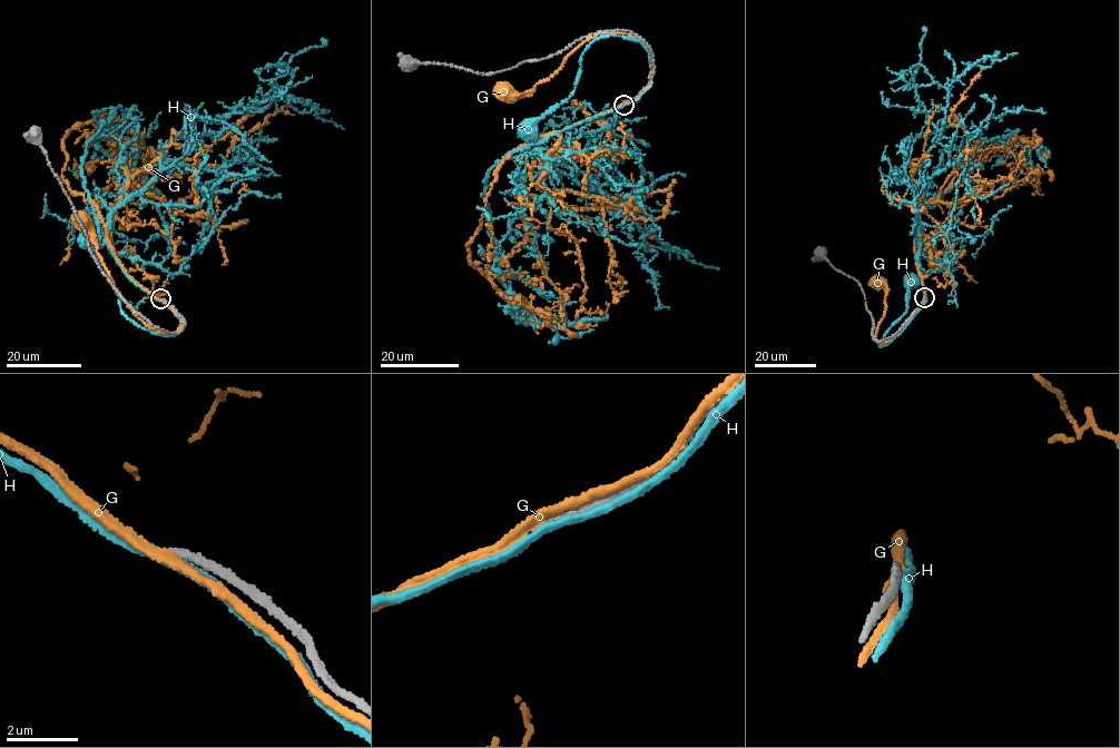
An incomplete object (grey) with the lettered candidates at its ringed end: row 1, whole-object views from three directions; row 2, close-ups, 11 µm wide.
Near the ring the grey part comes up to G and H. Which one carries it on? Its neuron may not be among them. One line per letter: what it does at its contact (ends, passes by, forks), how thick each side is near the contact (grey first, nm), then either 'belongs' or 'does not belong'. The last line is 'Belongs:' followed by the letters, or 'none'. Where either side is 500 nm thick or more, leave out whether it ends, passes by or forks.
G: it passes by | 200/260 nm | does not belong
H: it passes by | 260/240 nm | does not belong
Belongs: none

